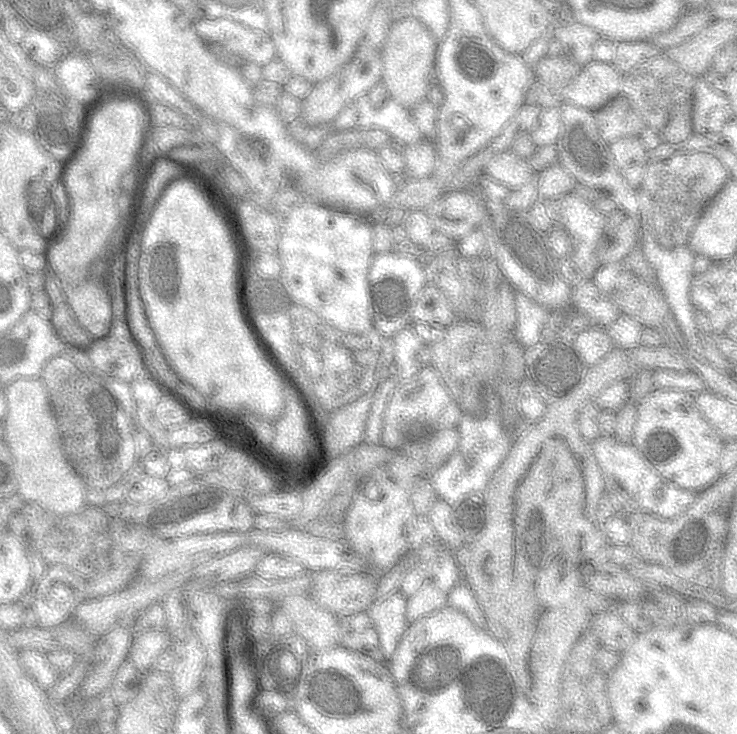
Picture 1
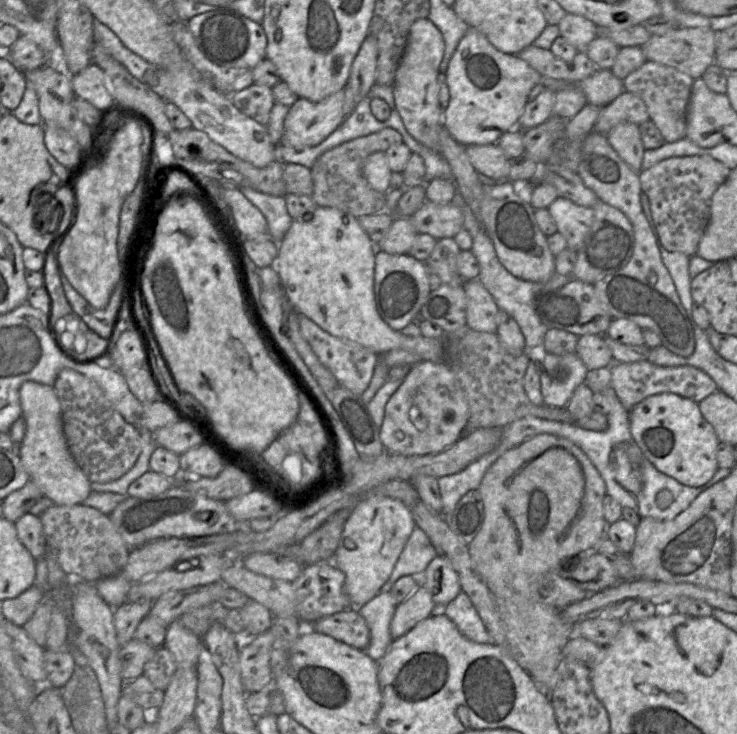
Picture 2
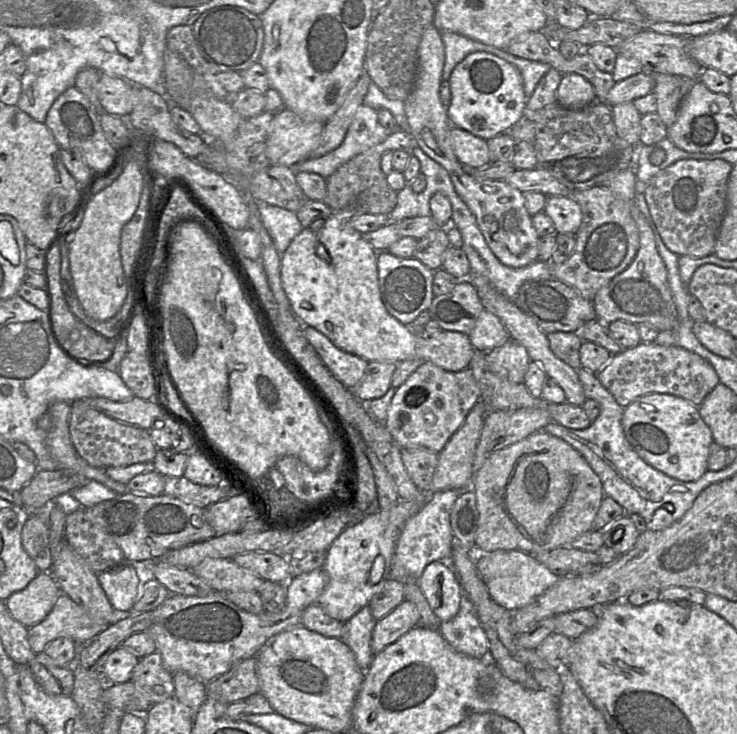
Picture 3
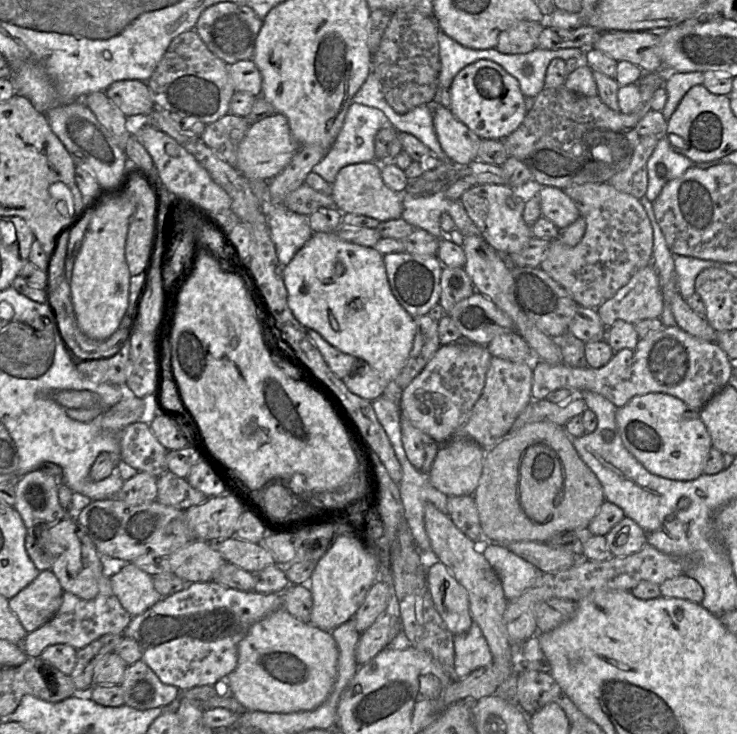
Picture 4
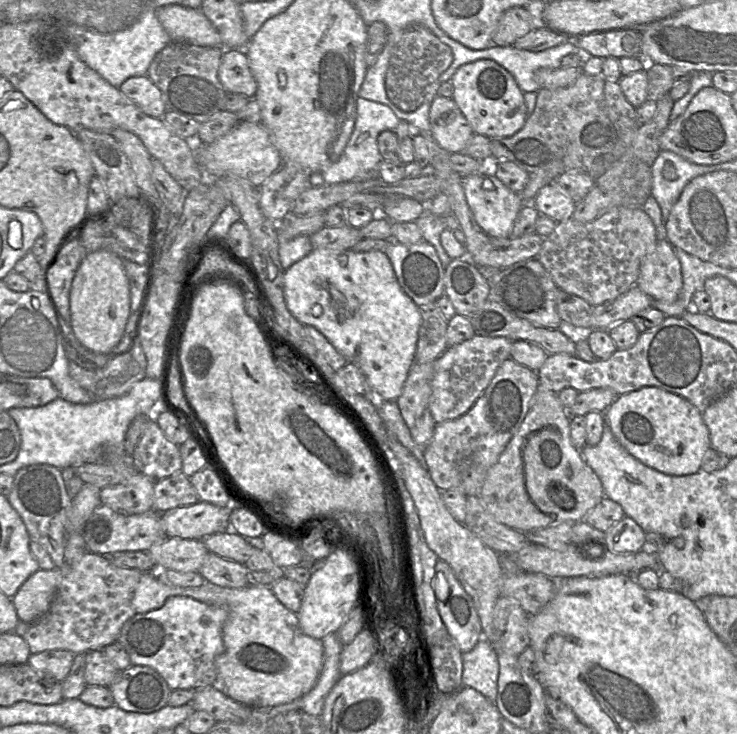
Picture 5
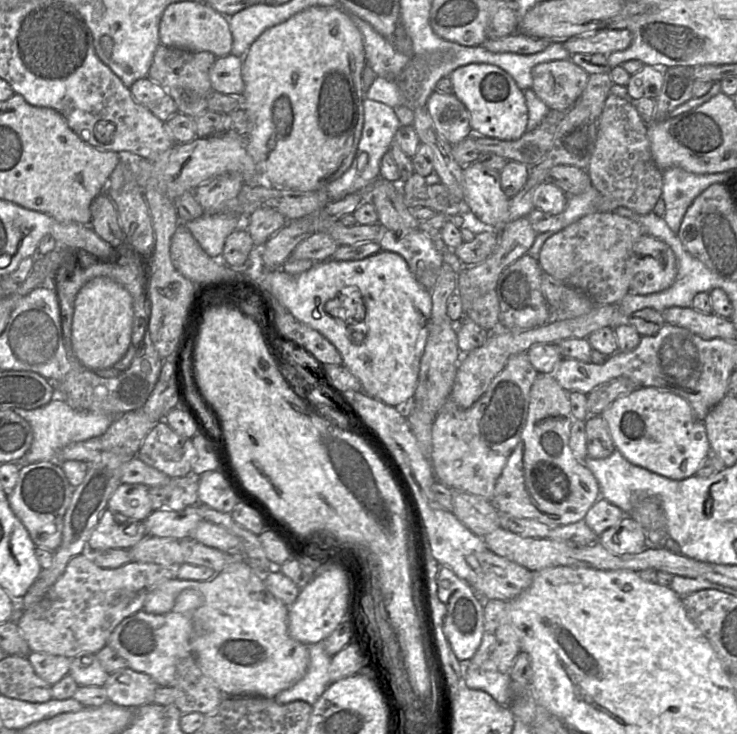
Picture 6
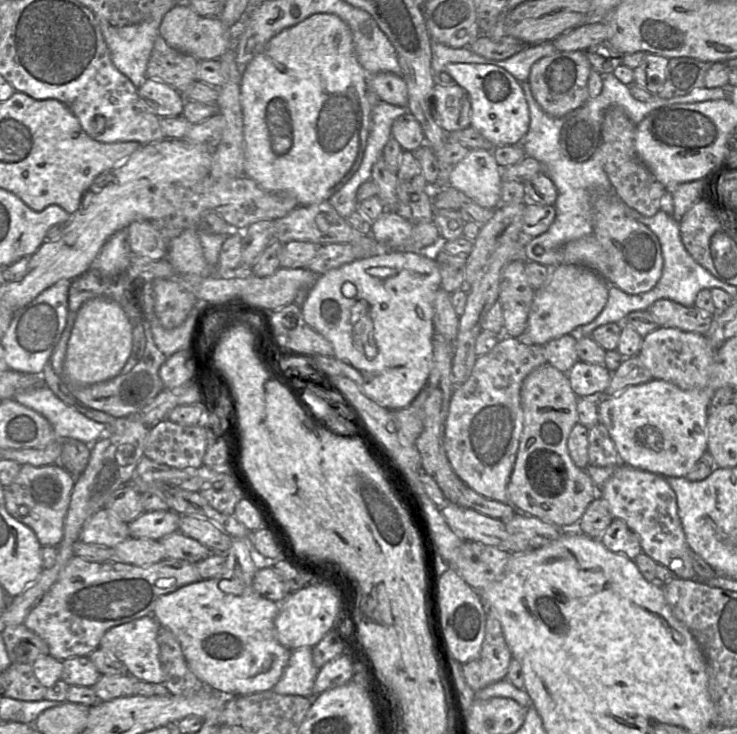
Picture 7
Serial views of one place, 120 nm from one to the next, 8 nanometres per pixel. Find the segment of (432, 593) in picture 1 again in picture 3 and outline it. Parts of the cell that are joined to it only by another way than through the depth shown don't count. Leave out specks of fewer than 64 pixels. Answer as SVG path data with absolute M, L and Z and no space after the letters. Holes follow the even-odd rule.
M404 600L389 614L377 620L371 637L371 649L379 653L388 645L396 642L409 630L419 625L420 614L416 605Z

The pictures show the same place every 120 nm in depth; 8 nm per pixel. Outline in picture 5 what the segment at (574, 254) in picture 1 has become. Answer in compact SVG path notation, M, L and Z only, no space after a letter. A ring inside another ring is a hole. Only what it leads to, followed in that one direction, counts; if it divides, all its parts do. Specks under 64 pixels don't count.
M551 182L538 191L533 205L539 214L545 214L559 223L572 217L576 203L554 182Z

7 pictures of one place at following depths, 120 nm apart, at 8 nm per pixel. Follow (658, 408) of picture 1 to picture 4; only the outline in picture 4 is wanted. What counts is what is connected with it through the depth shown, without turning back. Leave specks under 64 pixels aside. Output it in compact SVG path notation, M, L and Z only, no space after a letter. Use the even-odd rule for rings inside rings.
M660 392L635 396L617 409L616 423L625 447L650 472L681 481L694 480L704 473L704 462L712 447L711 436L700 417L700 410L693 409L680 398Z

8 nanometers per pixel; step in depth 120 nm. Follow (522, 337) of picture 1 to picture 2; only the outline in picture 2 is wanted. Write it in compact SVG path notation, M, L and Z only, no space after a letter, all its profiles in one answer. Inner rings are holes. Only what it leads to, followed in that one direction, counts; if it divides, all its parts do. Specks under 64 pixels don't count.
M457 188L456 195L452 202L459 205L460 209L462 210L464 216L463 227L465 230L469 232L473 240L472 248L470 251L475 255L480 267L480 273L477 279L492 295L498 308L502 311L507 312L517 322L525 338L527 352L542 349L543 337L548 328L541 322L540 318L534 310L534 296L536 293L545 293L548 291L558 289L567 284L569 279L572 277L563 276L555 272L547 282L538 283L525 281L513 276L498 259L498 256L496 254L494 245L490 237L484 230L478 218L471 211L470 207L464 202L464 200L458 194Z

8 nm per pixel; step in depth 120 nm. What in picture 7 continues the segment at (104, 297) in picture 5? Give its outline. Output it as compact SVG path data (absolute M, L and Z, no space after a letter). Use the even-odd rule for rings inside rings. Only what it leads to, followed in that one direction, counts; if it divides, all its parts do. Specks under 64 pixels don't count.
M94 298L79 309L68 341L65 374L73 382L94 384L121 374L133 346L131 322L119 303L106 298Z

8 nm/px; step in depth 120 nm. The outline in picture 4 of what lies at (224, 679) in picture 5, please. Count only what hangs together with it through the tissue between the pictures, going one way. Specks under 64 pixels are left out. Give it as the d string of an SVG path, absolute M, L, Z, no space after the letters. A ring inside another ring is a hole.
M108 560L112 570L110 582L113 593L133 617L145 612L162 599L153 586L153 578L131 562ZM280 608L249 629L238 645L236 668L227 676L233 697L248 711L271 713L310 711L320 706L330 694L338 673L339 650L331 634L311 623L305 623Z

